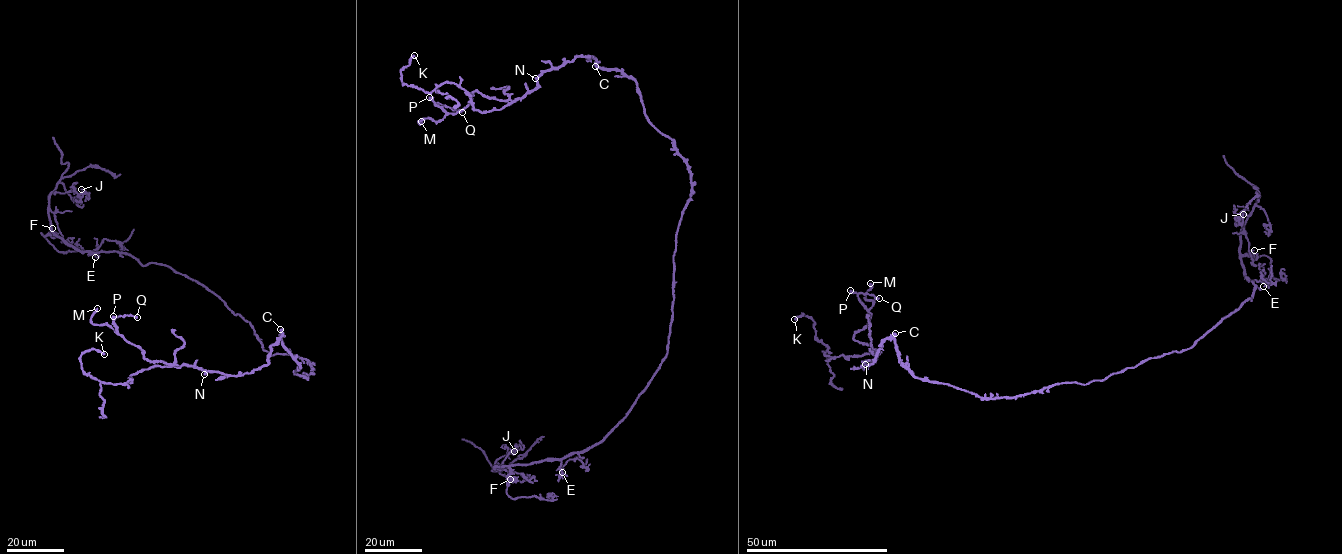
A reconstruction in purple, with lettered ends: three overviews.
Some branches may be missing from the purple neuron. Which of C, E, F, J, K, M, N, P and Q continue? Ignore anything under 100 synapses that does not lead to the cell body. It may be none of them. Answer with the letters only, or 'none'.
none

